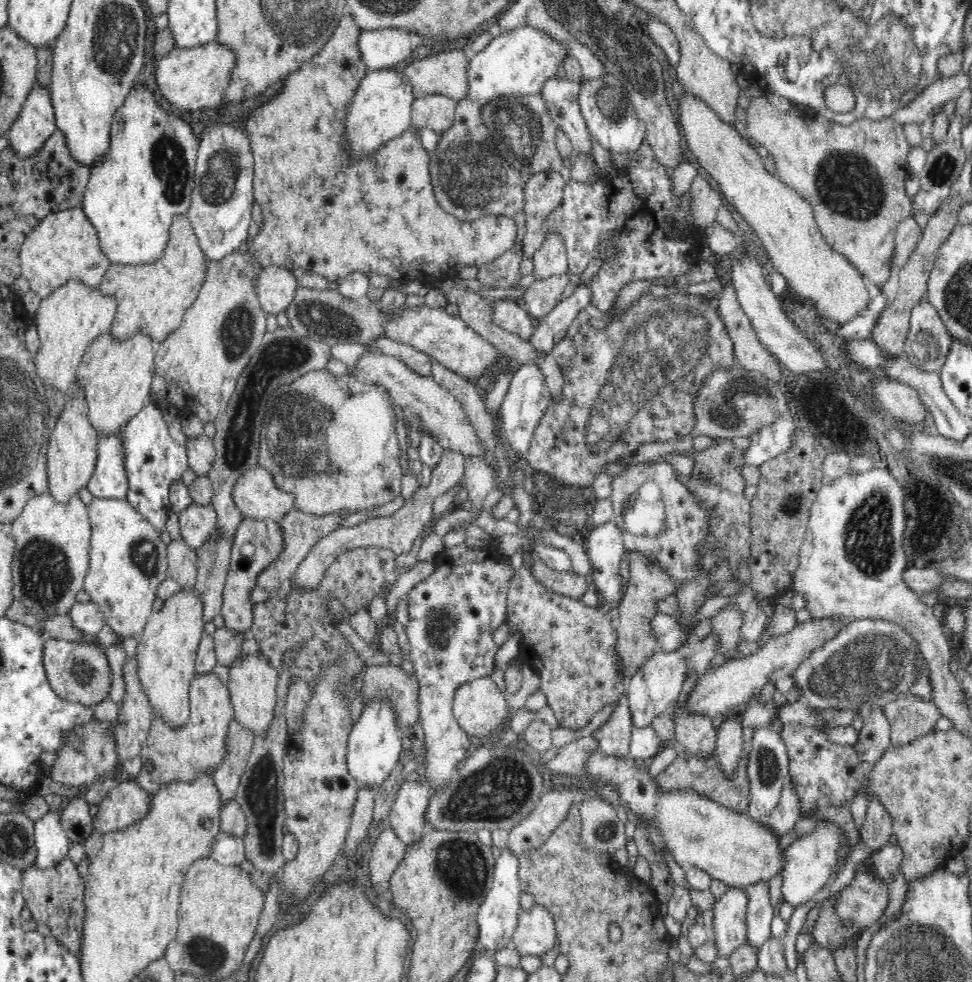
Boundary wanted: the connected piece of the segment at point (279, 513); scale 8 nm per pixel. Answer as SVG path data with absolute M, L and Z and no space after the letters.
M260 465L238 477L233 497L244 518L274 520L279 524L295 506L294 493L279 489L270 472Z

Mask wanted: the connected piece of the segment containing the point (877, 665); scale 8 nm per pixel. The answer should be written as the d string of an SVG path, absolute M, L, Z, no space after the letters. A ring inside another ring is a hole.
M866 617L842 626L833 638L814 649L791 677L800 688L800 700L815 710L865 715L909 693L917 674L915 660L919 653L918 640L902 624Z

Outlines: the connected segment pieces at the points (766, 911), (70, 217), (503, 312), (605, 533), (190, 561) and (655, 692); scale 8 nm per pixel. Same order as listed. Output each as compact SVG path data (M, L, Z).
M768 882L742 888L749 896L747 943L760 949L771 938L771 922L777 914L770 902Z
M80 206L52 211L38 220L23 240L19 265L31 290L43 299L70 279L80 279L92 288L100 286L111 264L100 248L96 228Z
M496 300L492 302L492 321L508 332L519 336L525 342L531 340L536 321L528 314L521 303L512 300Z
M613 521L606 522L595 526L584 544L592 565L592 581L600 593L601 607L604 610L618 608L626 590L619 575L625 554L622 532Z
M184 537L171 541L167 546L167 574L178 584L192 588L197 579L197 551L186 545Z
M710 632L703 640L691 639L678 650L660 651L647 659L647 662L627 681L628 687L625 695L630 705L630 712L632 712L633 727L648 726L656 716L669 711L681 691L686 676L697 674L700 677L710 668L709 663L714 660L718 645L717 636Z

